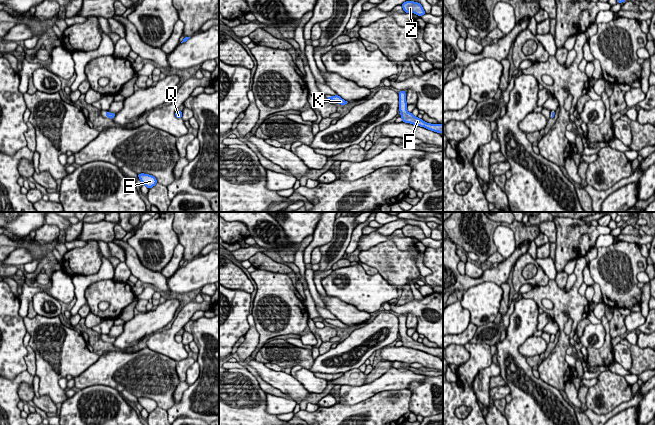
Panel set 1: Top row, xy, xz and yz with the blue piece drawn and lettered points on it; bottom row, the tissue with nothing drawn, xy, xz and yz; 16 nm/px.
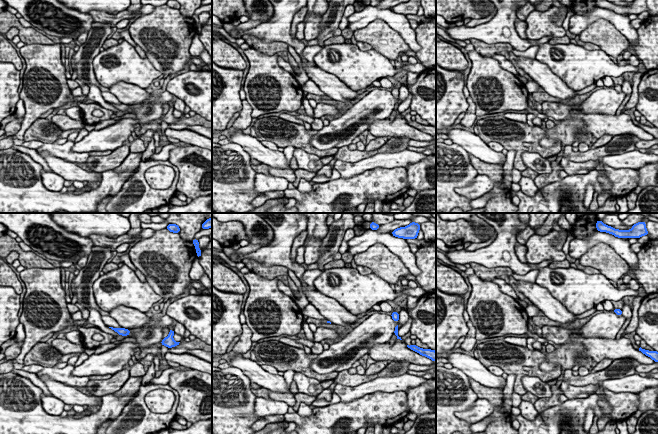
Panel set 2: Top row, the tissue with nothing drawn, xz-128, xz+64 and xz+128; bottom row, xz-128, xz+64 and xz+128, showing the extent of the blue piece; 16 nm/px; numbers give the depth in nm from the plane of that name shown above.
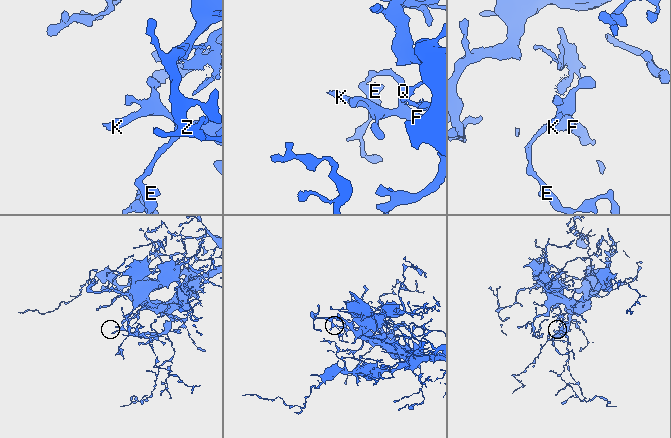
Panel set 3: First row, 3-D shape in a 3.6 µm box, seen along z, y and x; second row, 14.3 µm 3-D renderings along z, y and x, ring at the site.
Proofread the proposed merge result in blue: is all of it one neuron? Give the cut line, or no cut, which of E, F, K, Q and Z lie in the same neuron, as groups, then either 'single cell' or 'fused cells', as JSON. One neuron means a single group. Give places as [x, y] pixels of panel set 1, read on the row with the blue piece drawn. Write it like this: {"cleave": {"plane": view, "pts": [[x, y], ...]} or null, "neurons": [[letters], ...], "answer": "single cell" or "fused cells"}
{"cleave": null, "neurons": [["E", "F", "K", "Q", "Z"]], "answer": "single cell"}

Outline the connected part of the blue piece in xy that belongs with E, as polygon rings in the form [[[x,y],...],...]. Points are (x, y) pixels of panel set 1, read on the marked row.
[[[140,173],[137,174],[140,181],[145,185],[148,189],[152,188],[157,184],[157,179],[149,174]]]

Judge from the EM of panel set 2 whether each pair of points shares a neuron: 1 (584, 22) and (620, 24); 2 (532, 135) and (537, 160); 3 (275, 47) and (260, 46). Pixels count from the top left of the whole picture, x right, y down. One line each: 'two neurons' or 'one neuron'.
1: one neuron
2: two neurons
3: one neuron

